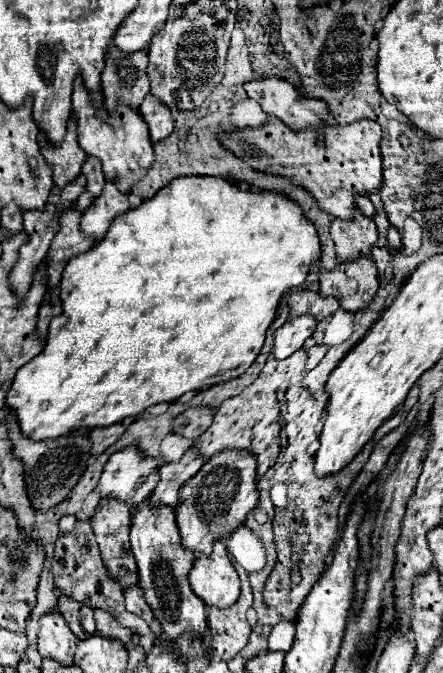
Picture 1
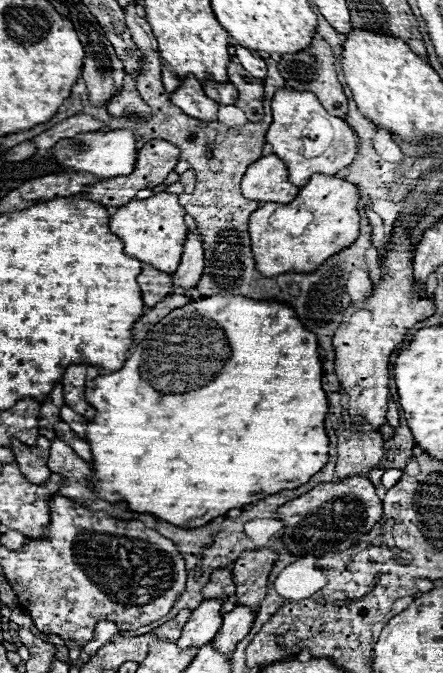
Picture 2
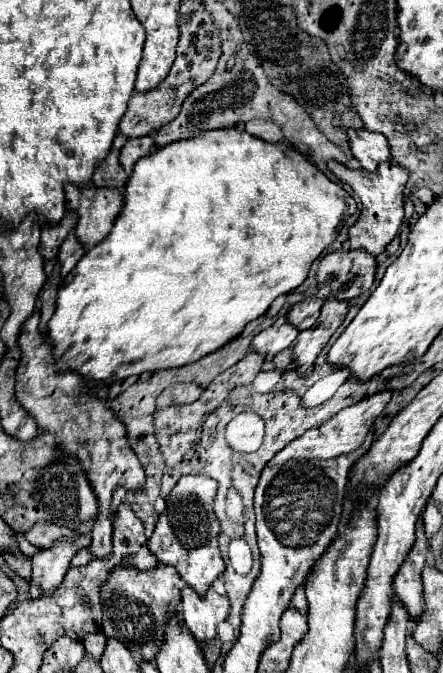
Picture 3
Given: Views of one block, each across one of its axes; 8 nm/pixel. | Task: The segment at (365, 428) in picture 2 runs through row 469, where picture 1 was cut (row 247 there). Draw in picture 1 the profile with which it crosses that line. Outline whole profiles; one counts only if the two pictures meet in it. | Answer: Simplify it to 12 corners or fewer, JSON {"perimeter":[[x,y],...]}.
{"perimeter":[[334,218],[330,236],[340,262],[366,256],[378,242],[374,220]]}

